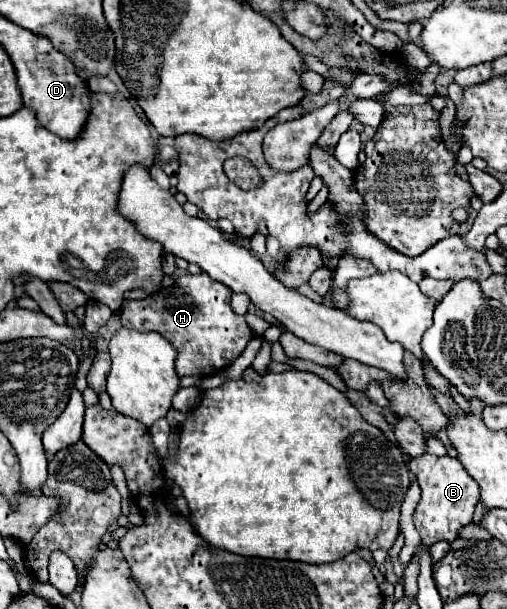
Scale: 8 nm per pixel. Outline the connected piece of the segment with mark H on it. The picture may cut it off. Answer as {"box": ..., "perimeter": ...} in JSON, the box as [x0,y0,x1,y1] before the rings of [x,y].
{"box":[121,273,253,377],"perimeter":[[[207,273],[181,275],[169,289],[155,293],[143,301],[125,301],[121,307],[121,323],[135,331],[155,331],[163,335],[179,353],[179,377],[211,377],[229,367],[247,347],[253,331],[243,315],[231,309],[233,291],[211,279]]]}

